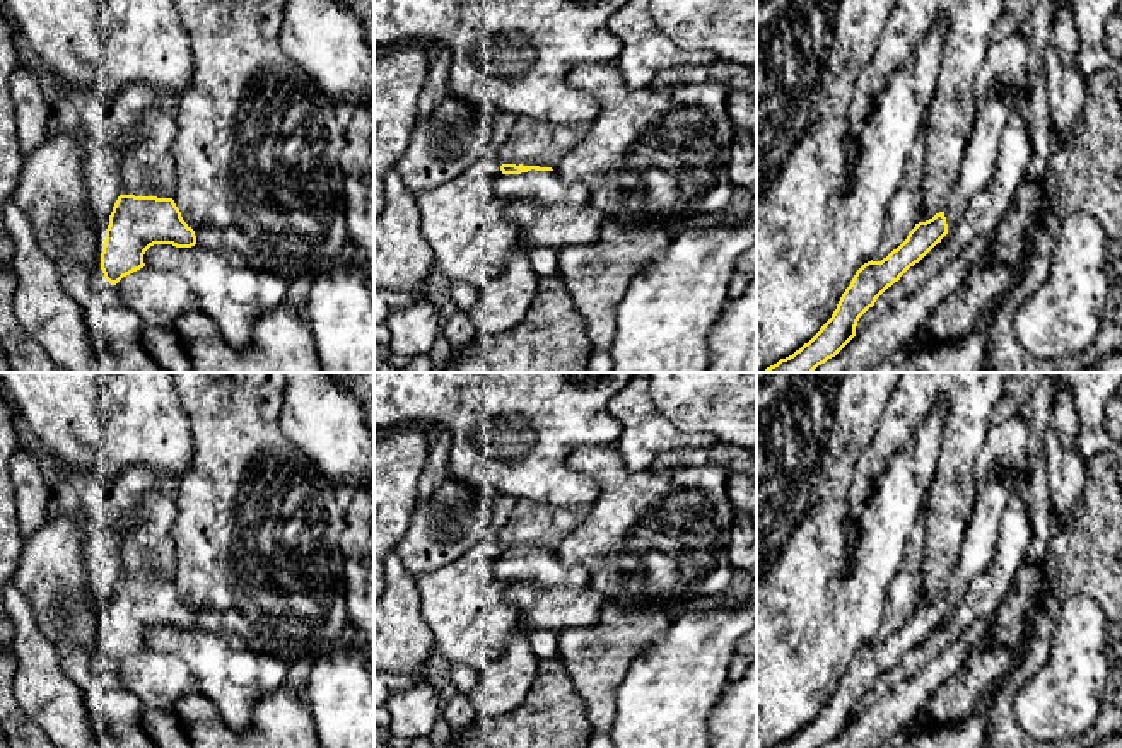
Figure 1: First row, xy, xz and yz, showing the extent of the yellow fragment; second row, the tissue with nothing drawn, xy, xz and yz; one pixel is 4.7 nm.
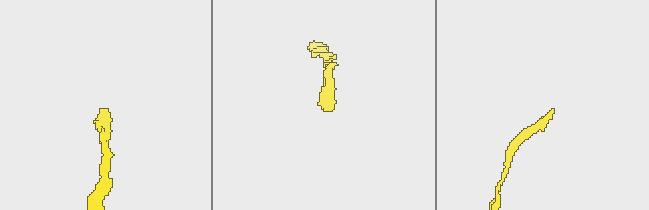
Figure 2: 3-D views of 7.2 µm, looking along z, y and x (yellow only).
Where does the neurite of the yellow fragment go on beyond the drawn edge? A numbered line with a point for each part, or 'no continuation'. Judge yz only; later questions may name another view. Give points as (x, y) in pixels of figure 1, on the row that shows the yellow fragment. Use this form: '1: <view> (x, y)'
1: yz (998, 84)

